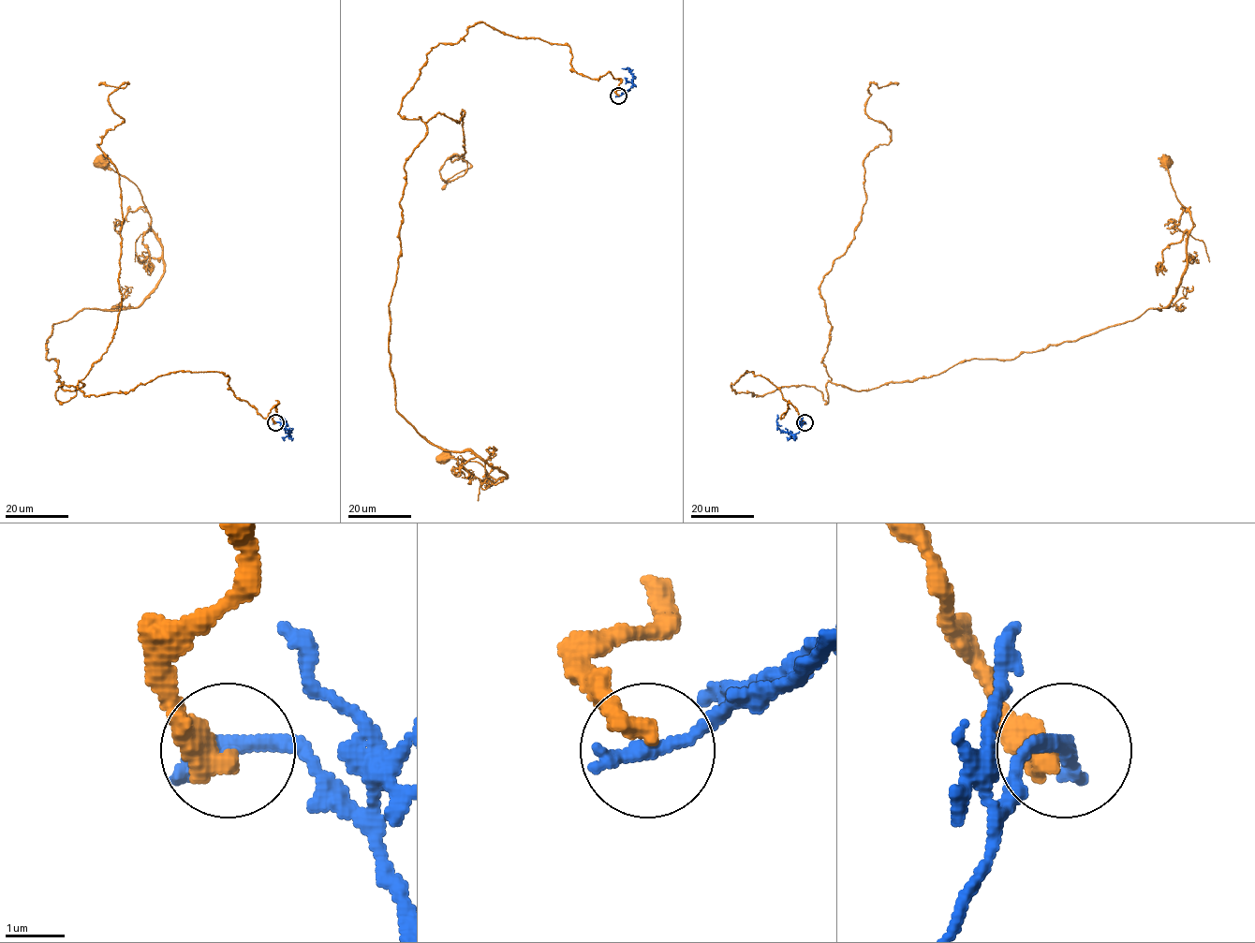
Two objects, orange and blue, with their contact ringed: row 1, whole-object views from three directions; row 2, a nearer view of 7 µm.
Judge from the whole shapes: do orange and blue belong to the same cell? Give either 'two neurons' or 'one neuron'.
two neurons

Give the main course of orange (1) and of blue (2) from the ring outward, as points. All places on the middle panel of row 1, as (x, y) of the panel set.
1: (618, 95), (568, 45), (477, 22), (403, 99), (427, 135), (399, 205), (395, 409), (507, 477), (444, 457)
2: (618, 96), (631, 86), (633, 75), (627, 67), (622, 68)

